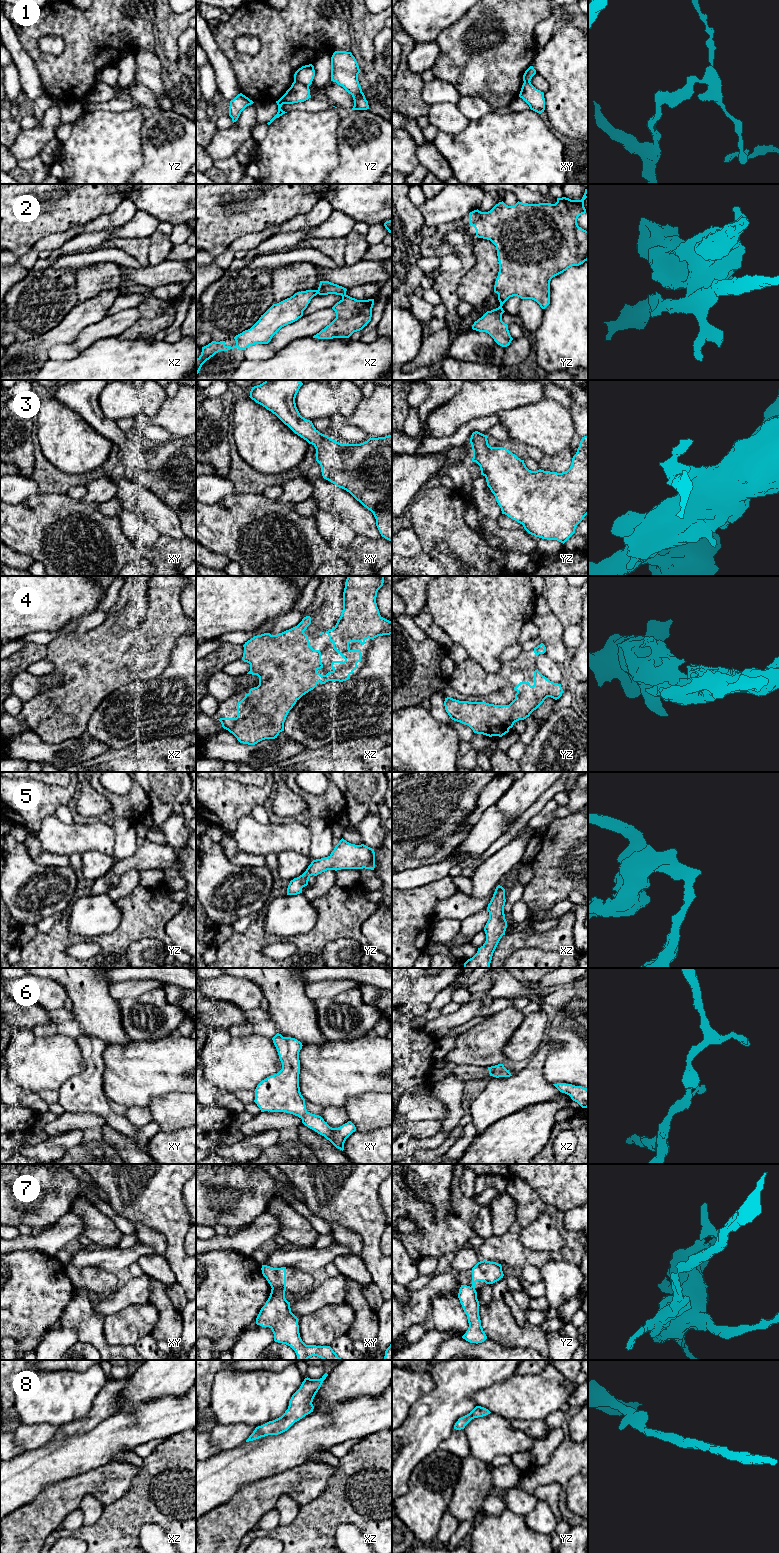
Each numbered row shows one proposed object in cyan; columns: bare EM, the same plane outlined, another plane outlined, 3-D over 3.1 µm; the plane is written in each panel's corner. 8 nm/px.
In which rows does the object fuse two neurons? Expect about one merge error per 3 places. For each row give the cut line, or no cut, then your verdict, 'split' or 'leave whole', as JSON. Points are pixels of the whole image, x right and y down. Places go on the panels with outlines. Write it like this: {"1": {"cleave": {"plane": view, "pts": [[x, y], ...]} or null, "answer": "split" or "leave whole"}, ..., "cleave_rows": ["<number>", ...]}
{"1": {"cleave": {"plane": "yz", "pts": [[294, 80], [308, 87]]}, "answer": "split"}, "2": {"cleave": {"plane": "xz", "pts": [[317, 290], [318, 293]]}, "answer": "split"}, "3": {"cleave": null, "answer": "leave whole"}, "4": {"cleave": null, "answer": "leave whole"}, "5": {"cleave": null, "answer": "leave whole"}, "6": {"cleave": null, "answer": "leave whole"}, "7": {"cleave": {"plane": "xy", "pts": [[272, 1287], [278, 1287], [284, 1291]]}, "answer": "split"}, "8": {"cleave": null, "answer": "leave whole"}, "cleave_rows": ["1", "2", "7"]}

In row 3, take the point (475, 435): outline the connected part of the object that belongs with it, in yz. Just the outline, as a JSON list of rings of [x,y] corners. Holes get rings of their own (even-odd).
[[[472,433],[472,461],[481,469],[502,514],[522,524],[531,535],[565,543],[588,514],[588,435],[582,437],[570,468],[562,473],[529,470],[524,460],[503,447],[491,447],[488,436]]]

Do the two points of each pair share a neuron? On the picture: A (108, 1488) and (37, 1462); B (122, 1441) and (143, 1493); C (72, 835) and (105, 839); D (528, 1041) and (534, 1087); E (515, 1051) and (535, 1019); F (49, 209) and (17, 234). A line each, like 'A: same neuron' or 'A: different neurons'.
A: different neurons
B: different neurons
C: same neuron
D: different neurons
E: same neuron
F: same neuron

